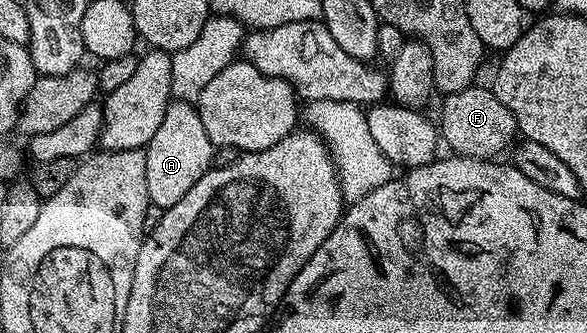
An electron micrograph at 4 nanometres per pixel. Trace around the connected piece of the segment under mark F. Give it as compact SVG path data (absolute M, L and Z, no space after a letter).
M478 86L465 87L460 93L452 93L441 100L440 139L445 146L447 143L454 150L451 152L455 156L493 160L501 156L498 154L506 146L509 148L515 142L514 135L519 134L518 122L512 117L508 105L504 105L504 101L500 101L500 97L496 97L489 86Z

